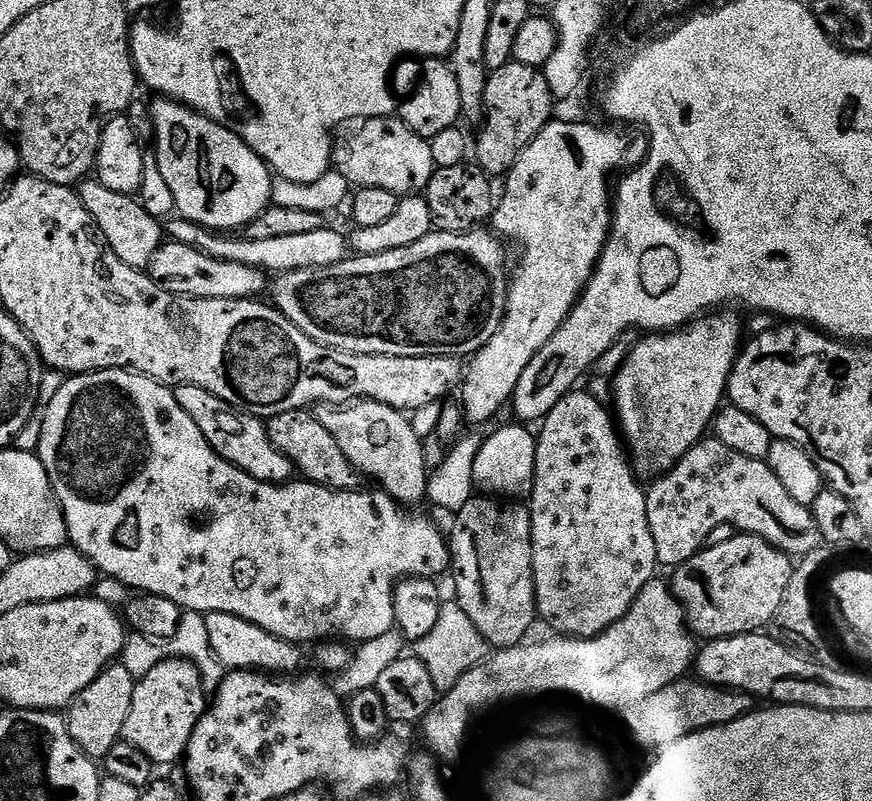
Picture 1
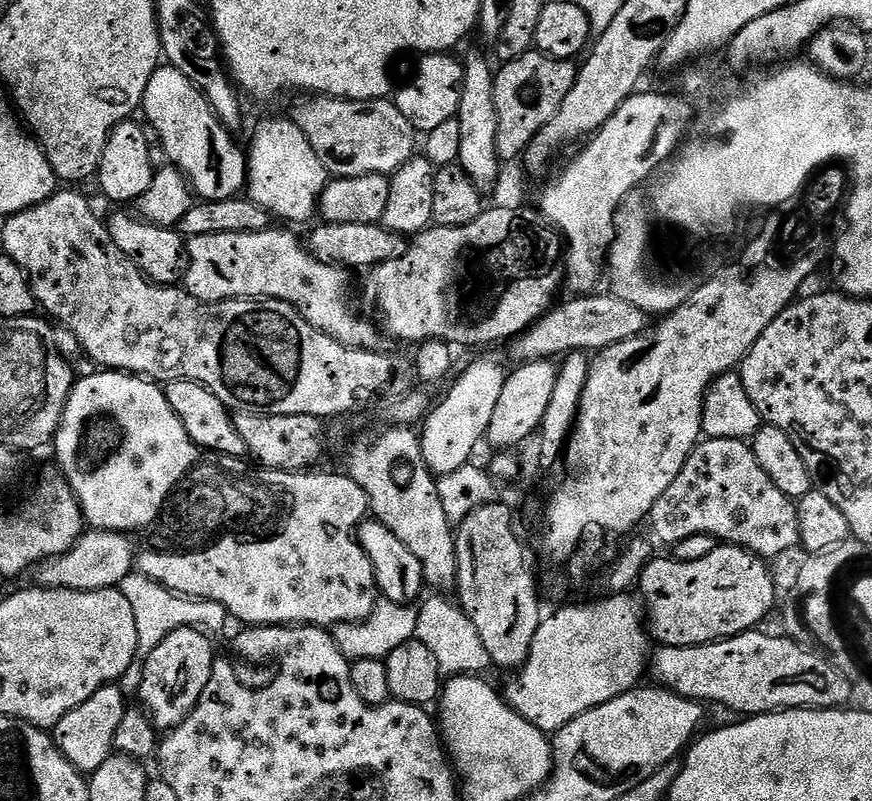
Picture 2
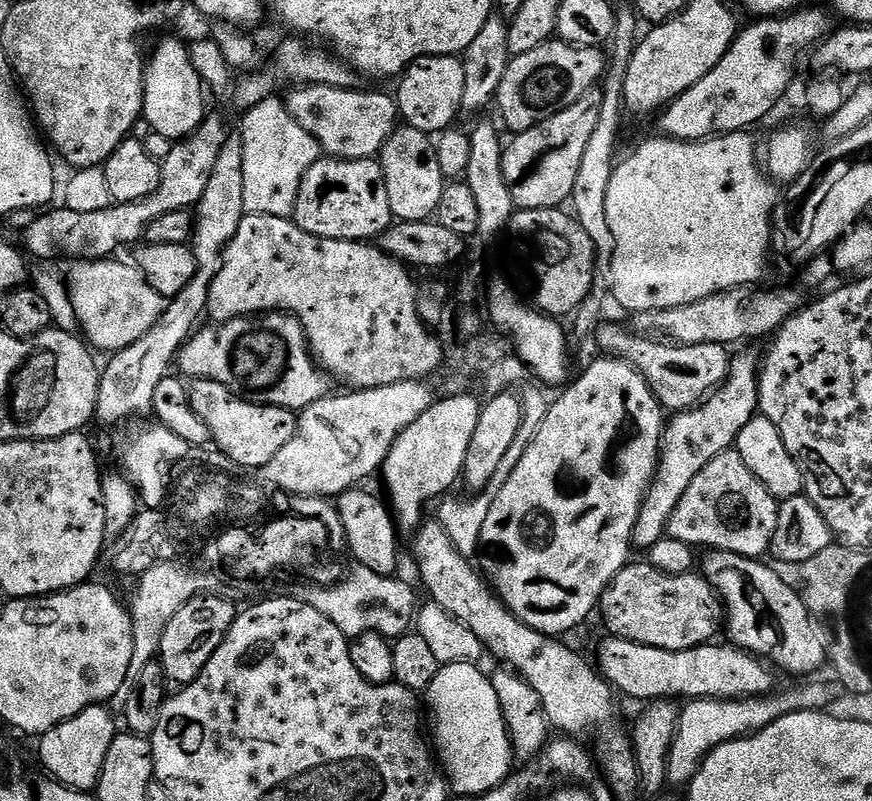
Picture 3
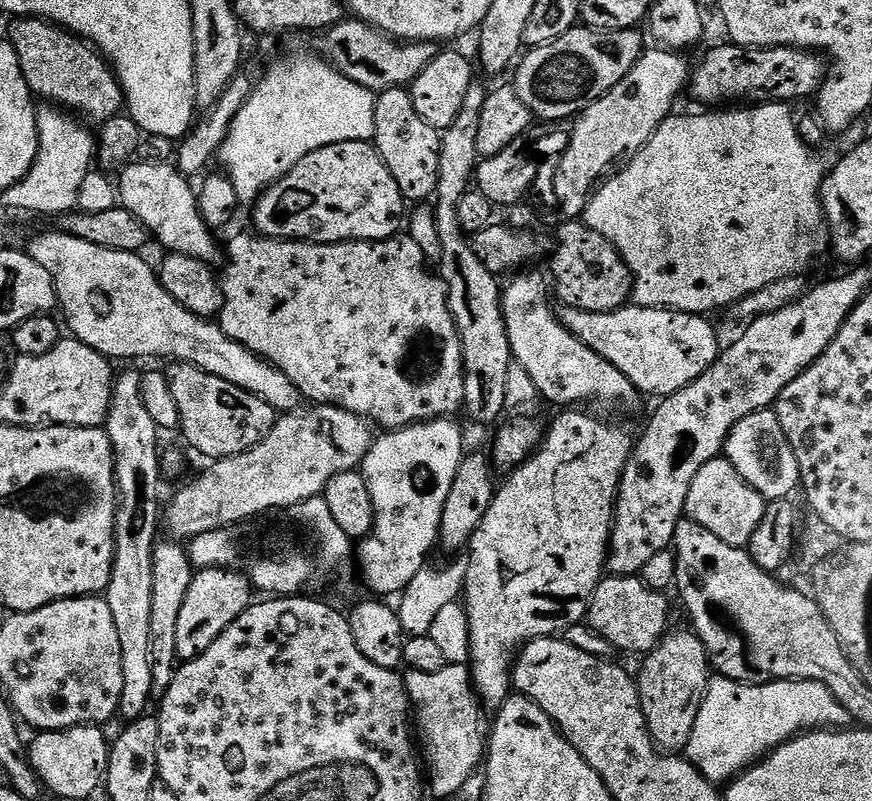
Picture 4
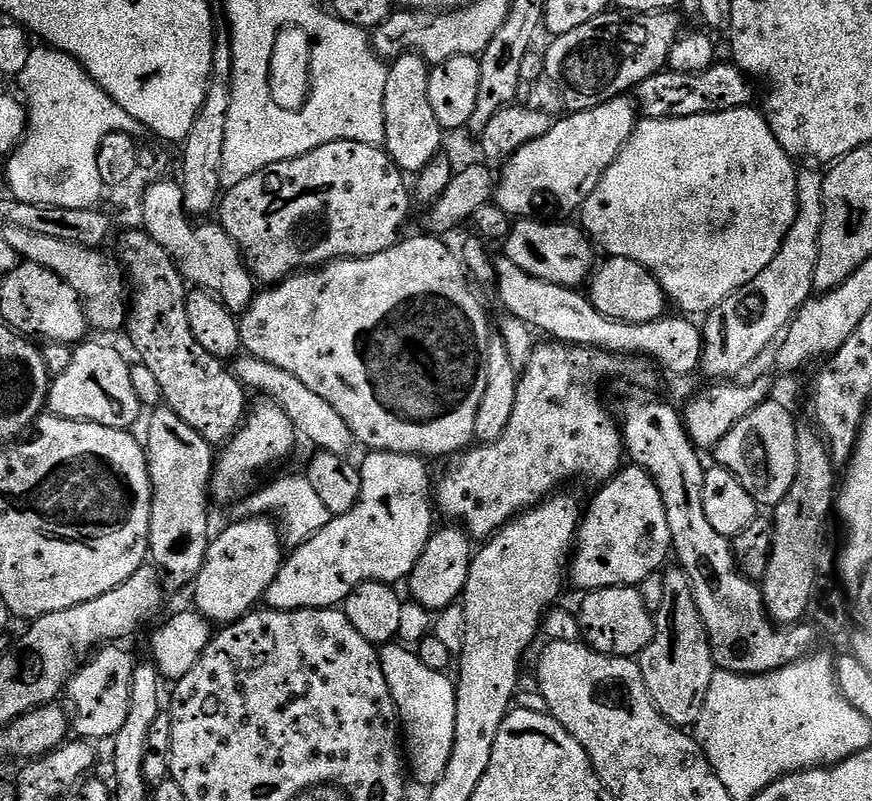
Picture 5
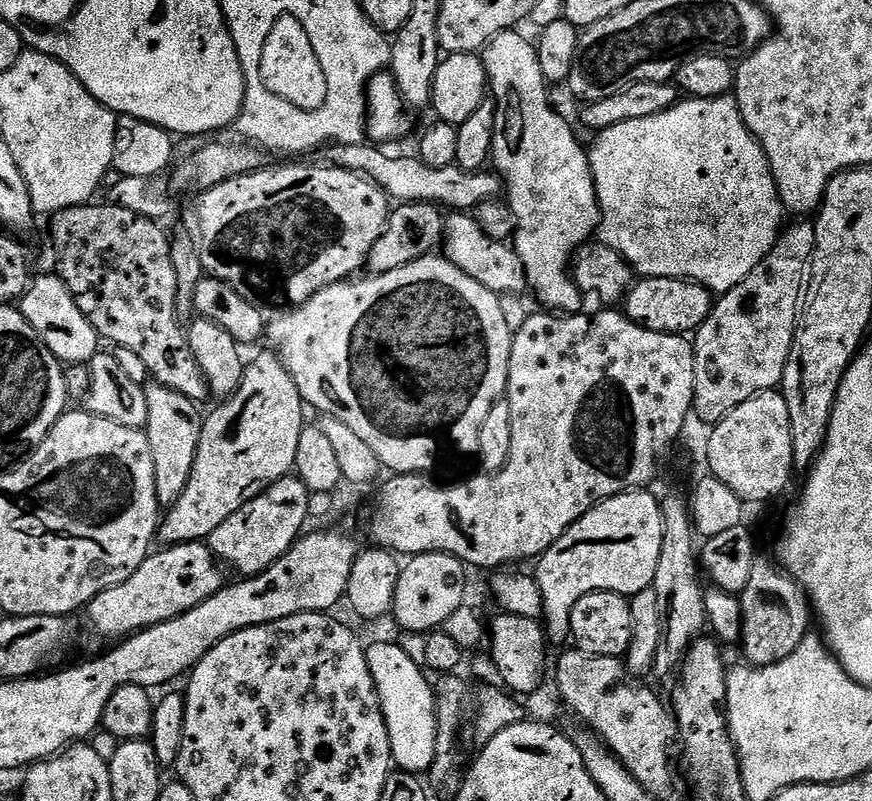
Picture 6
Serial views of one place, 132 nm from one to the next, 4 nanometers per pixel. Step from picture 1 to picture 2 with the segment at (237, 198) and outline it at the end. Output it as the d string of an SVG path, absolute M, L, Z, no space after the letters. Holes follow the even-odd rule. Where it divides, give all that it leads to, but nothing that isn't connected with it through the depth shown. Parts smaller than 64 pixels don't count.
M170 66L157 68L154 78L150 78L150 86L146 86L142 116L152 123L151 131L154 136L156 131L156 136L168 155L167 163L183 172L188 183L192 185L193 193L201 201L235 200L245 191L248 179L248 157L245 149L236 148L235 142L232 141L233 133L216 117L210 102L192 85L190 78L178 74L178 70Z

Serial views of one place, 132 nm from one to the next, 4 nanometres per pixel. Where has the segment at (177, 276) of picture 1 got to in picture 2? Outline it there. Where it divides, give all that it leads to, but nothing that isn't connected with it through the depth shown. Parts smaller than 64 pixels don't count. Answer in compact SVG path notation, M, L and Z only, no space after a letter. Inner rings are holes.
M273 226L266 232L247 232L246 234L202 234L187 241L188 268L184 272L182 287L188 295L203 304L221 304L227 300L281 300L294 306L306 323L319 332L326 333L347 348L367 348L376 350L381 347L382 332L368 320L363 320L352 309L348 295L352 292L349 269L337 264L324 264L292 232L279 232Z

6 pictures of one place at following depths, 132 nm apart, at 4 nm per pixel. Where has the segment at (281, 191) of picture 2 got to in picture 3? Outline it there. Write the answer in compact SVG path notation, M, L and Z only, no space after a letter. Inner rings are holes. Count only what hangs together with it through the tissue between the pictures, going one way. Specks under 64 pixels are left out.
M265 102L247 109L243 113L244 129L242 129L242 178L246 182L246 190L242 190L244 210L248 214L266 214L267 216L291 217L296 210L298 190L302 186L304 175L316 161L321 159L320 144L288 112L287 103L272 104Z

